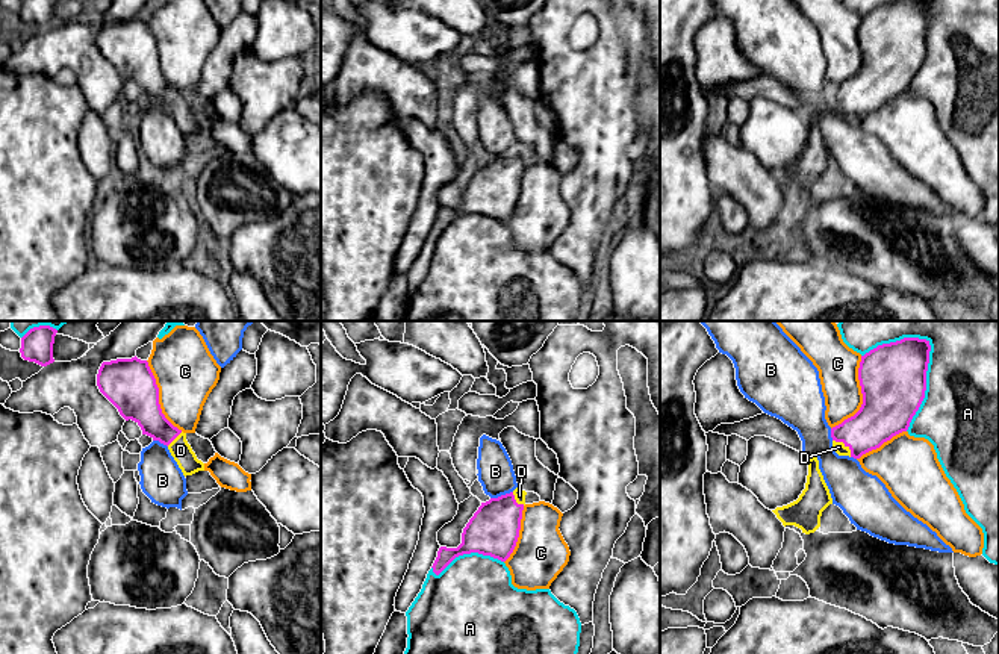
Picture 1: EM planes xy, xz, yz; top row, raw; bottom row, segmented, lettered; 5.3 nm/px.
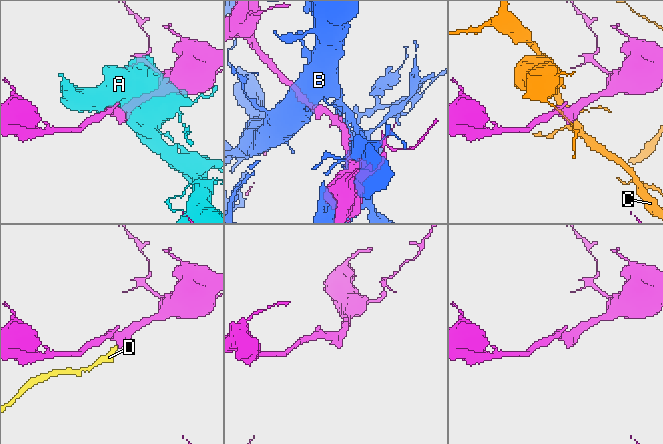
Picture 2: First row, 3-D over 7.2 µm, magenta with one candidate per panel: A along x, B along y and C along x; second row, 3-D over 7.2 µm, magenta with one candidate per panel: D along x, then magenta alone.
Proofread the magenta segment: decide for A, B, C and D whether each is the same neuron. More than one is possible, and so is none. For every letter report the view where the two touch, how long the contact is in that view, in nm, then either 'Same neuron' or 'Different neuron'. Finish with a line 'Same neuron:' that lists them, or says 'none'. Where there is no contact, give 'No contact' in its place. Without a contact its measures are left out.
A: Touches magenta in yz. Shared border 500 nm. Different neuron
B: Touches magenta in xz. Shared border 130 nm. Different neuron
C: Touches magenta in yz. Shared border 420 nm. Different neuron
D: Touches magenta in yz. Shared border 140 nm. Same neuron
Same neuron: D

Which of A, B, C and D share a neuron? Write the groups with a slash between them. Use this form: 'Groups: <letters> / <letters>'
Groups: A / B / C / D

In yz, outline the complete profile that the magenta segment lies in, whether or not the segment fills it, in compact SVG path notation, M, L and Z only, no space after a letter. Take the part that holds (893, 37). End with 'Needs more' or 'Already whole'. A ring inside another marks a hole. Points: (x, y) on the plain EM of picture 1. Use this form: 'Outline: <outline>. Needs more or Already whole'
Outline: M901 0L878 6L861 17L858 41L863 65L854 77L831 89L832 111L839 117L860 120L908 91L925 59L929 12L931 6L926 0Z. Needs more

